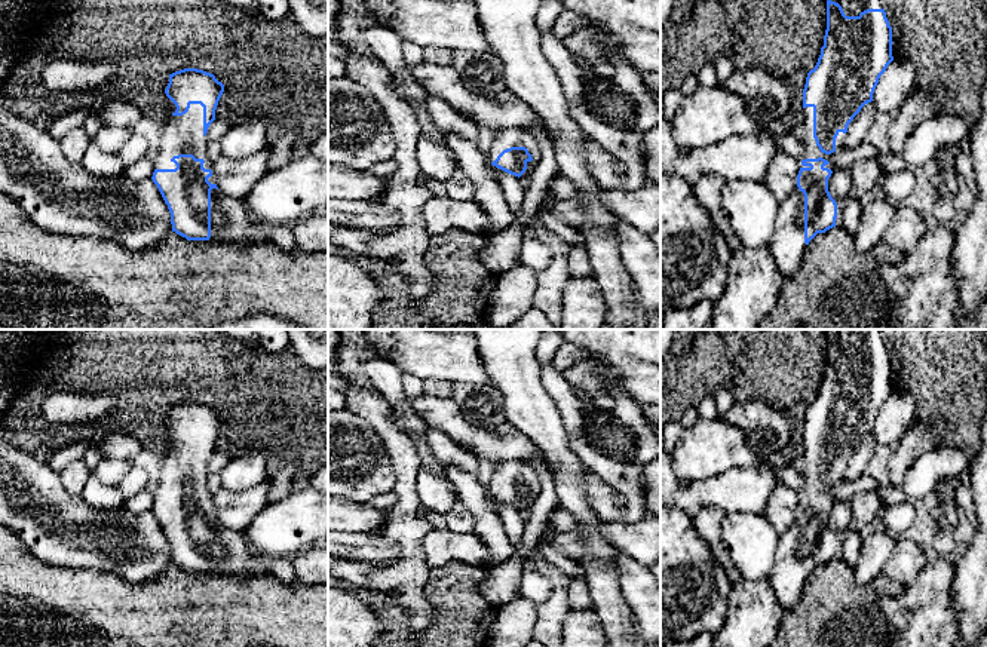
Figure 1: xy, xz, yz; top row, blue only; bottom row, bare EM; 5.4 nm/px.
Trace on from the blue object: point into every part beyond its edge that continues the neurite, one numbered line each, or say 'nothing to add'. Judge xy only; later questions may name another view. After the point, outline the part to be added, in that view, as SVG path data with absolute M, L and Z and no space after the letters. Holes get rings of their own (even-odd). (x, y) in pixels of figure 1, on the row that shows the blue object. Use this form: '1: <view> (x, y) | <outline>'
1: xy (183, 134) | M169 99L169 116L162 125L162 138L159 154L154 160L154 169L175 169L177 165L171 160L178 154L193 154L196 159L203 159L203 168L212 171L212 160L206 154L208 138L203 135L203 107L190 104L190 108L183 116L175 116L177 107ZM212 175L208 178L211 184L217 184Z

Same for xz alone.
1: xz (514, 137) | M509 128L509 129L497 131L493 144L488 150L487 162L490 163L494 162L503 150L511 147L525 147L531 154L533 160L527 162L527 169L519 177L519 180L528 180L533 169L537 166L540 160L539 142L530 131L521 128Z

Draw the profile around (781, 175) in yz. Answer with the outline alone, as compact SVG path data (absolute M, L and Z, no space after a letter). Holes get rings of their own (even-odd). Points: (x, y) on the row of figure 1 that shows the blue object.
M779 150L767 168L763 184L782 202L790 196L797 181L799 171L797 157Z

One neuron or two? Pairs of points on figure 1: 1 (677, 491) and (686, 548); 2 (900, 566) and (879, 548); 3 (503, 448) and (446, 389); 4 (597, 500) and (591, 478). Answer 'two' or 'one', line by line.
1: two
2: two
3: two
4: one

